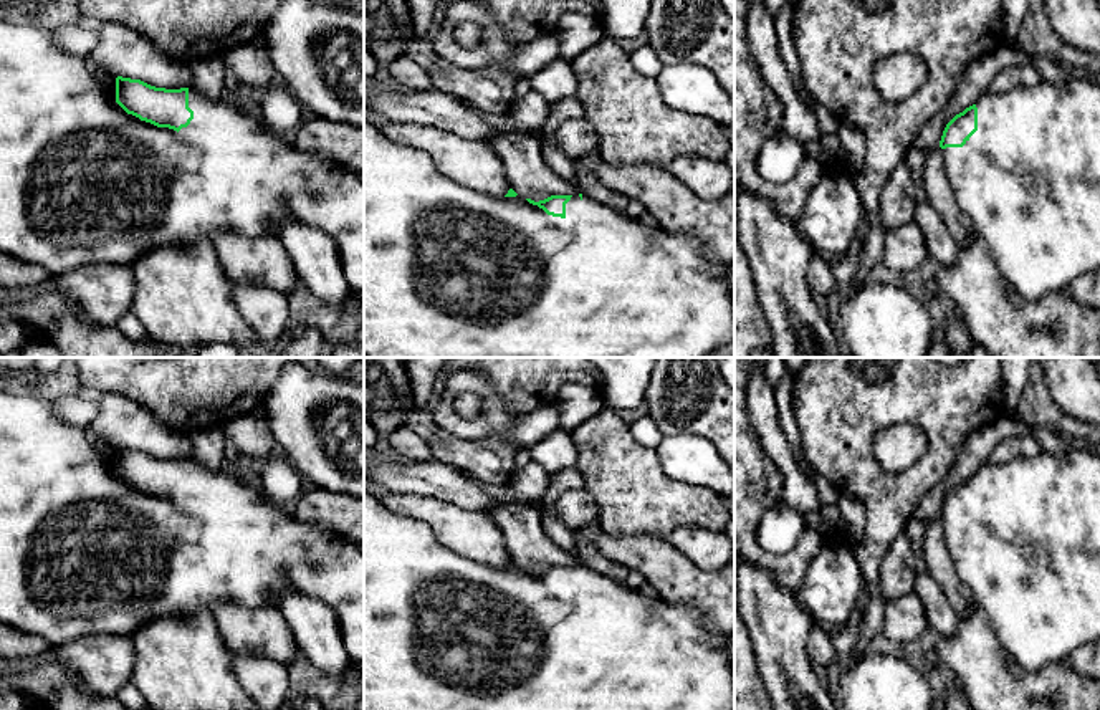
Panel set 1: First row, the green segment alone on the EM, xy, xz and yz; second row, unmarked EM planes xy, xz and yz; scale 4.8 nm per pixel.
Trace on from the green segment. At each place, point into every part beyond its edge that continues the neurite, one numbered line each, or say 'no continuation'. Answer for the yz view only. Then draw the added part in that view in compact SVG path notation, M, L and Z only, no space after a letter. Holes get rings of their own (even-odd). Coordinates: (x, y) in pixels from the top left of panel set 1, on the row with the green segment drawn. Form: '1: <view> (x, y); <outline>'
1: yz (1029, 177); M1075 73L1069 81L1037 86L1017 86L1006 93L984 93L978 101L978 131L963 147L946 147L945 170L958 205L969 215L976 237L989 248L1001 275L1021 298L1039 301L1047 293L1059 293L1085 273L1100 270L1100 78Z

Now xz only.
1: xz (449, 272); M364 119L364 357L708 357L734 341L734 291L726 281L728 268L729 263L708 258L700 242L668 233L662 227L640 223L637 218L629 218L587 195L572 195L566 204L566 217L561 218L548 215L519 195L500 197L466 189L443 177L425 151L390 141L380 129Z

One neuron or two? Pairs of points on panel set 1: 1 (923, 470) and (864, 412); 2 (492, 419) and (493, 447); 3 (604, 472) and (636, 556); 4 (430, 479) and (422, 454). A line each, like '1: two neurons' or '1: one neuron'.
1: one neuron
2: two neurons
3: two neurons
4: two neurons

